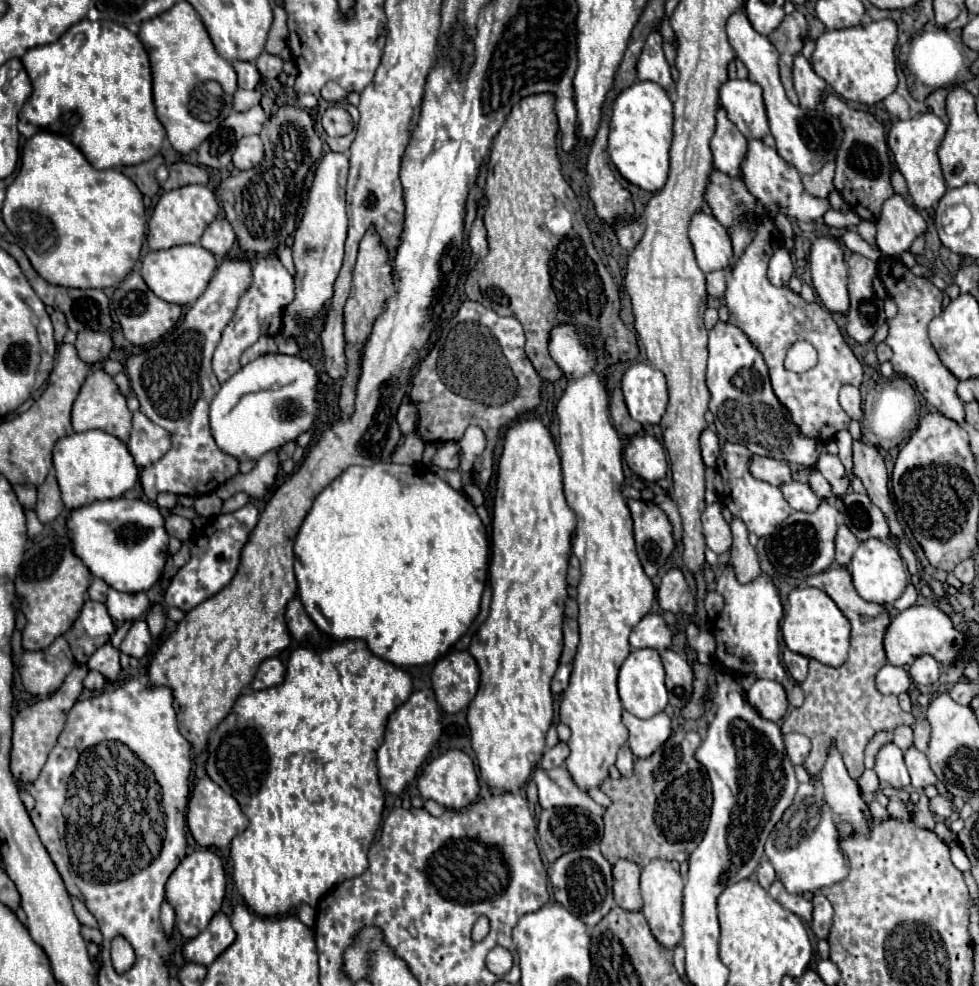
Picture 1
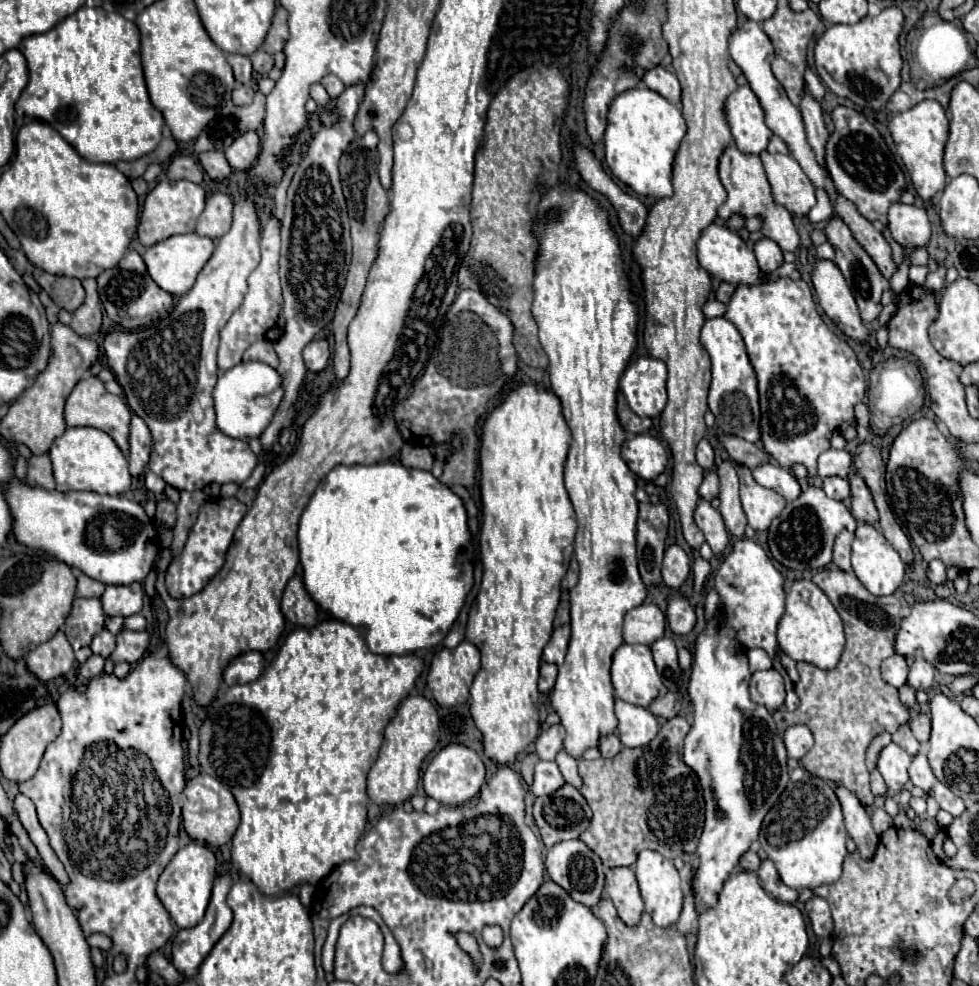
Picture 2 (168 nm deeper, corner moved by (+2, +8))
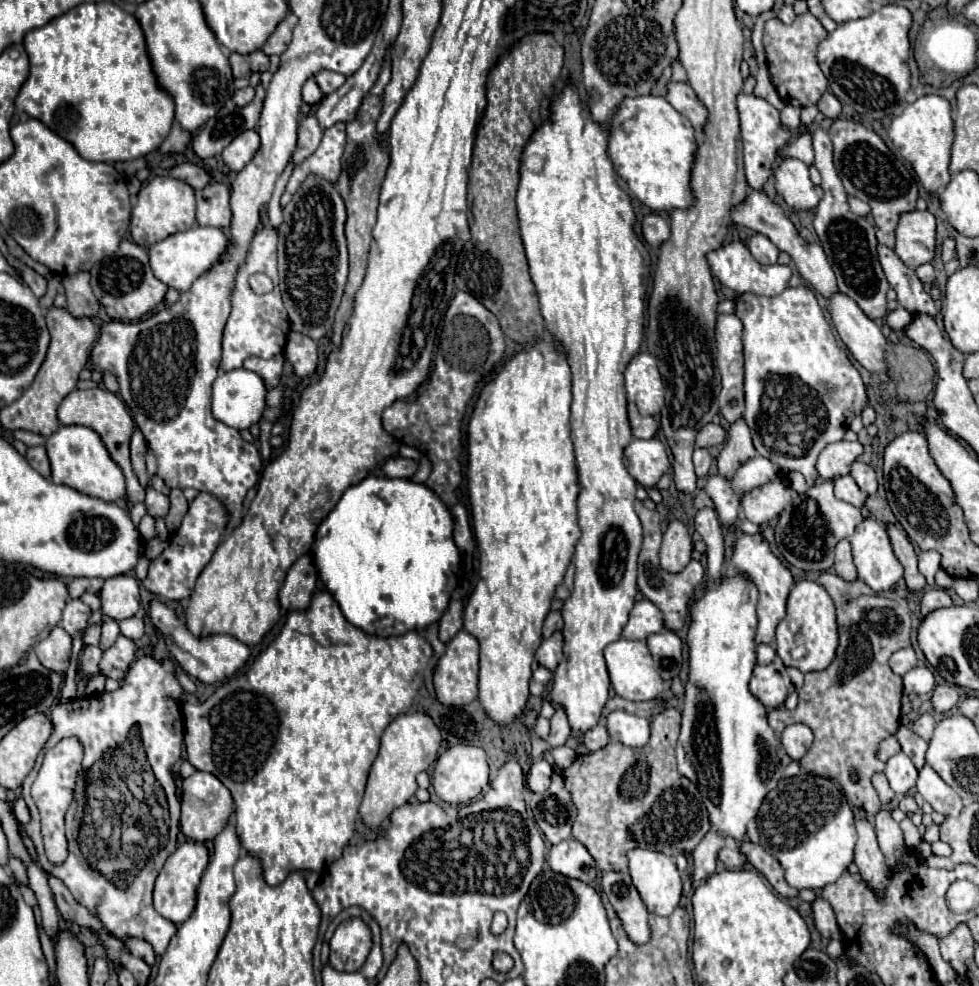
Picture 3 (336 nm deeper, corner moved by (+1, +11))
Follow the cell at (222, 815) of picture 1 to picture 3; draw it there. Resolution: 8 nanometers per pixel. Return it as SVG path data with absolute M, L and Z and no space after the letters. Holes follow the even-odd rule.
M195 772L181 784L181 832L197 842L213 840L229 822L233 812L233 798L231 792L207 772Z

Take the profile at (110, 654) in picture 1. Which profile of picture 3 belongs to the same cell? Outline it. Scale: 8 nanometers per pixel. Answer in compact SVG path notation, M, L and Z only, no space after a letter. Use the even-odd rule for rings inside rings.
M105 620L103 622L103 632L101 632L101 644L99 644L101 650L111 648L115 644L117 636L119 636L119 624L115 620Z

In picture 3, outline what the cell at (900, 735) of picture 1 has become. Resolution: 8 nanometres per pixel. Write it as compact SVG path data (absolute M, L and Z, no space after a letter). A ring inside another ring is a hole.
M901 726L895 736L897 736L903 752L913 760L915 768L917 768L917 770L923 768L923 764L925 764L925 752L927 752L927 742L925 742L923 738L919 738L919 736L917 736L913 730L909 730L907 726Z

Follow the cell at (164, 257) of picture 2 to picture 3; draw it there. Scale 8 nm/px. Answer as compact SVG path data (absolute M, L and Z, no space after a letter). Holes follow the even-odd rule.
M189 228L185 232L177 232L167 236L165 240L153 244L149 248L149 260L151 260L151 270L153 274L167 286L177 288L179 292L187 292L191 284L203 276L205 272L211 270L211 266L227 252L229 238L221 228Z

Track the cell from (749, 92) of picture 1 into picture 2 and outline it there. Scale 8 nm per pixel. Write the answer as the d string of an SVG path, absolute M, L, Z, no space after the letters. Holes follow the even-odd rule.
M740 85L728 95L724 113L736 147L744 153L760 155L760 151L766 149L772 131L764 123L764 111L750 85Z

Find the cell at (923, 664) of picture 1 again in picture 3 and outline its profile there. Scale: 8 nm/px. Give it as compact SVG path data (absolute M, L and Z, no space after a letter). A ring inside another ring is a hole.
M915 666L903 676L903 686L905 686L905 694L909 696L925 696L933 690L935 680L927 666Z

